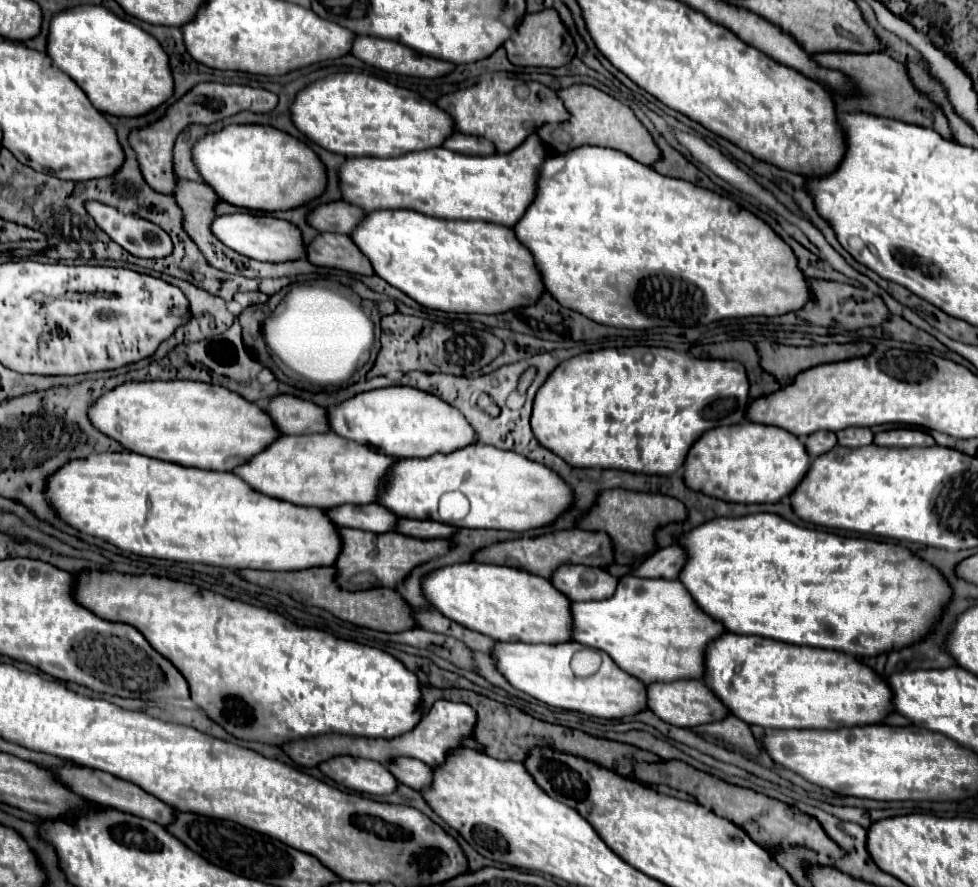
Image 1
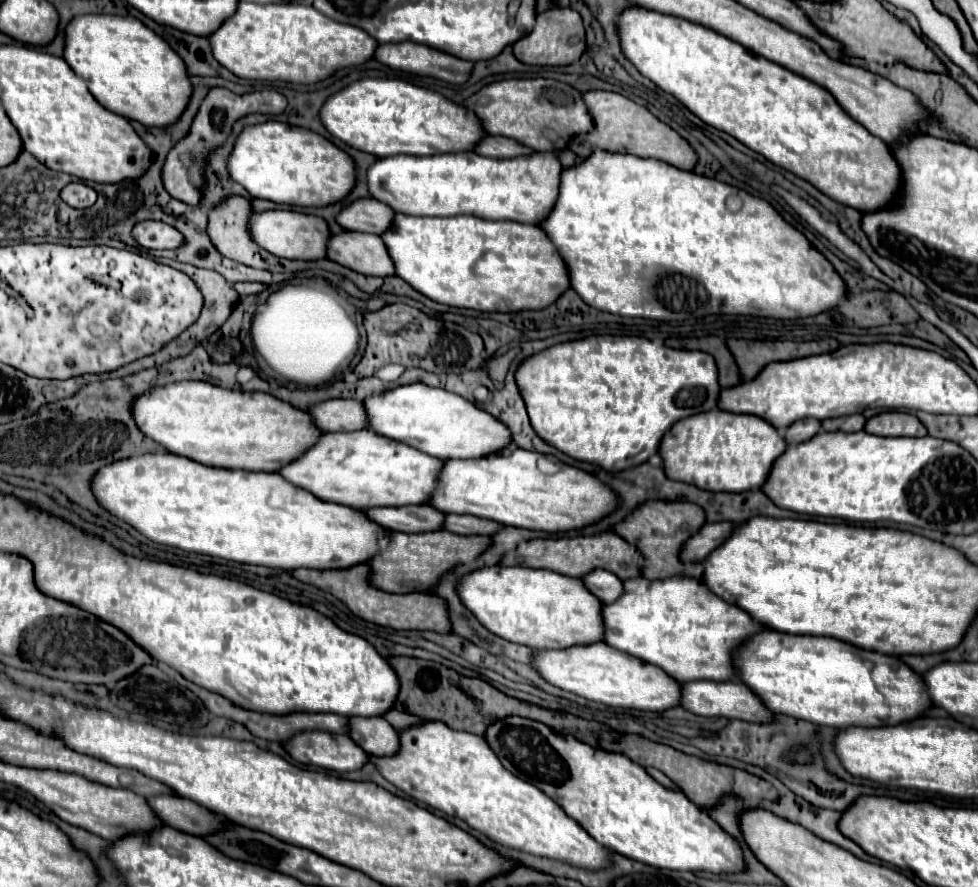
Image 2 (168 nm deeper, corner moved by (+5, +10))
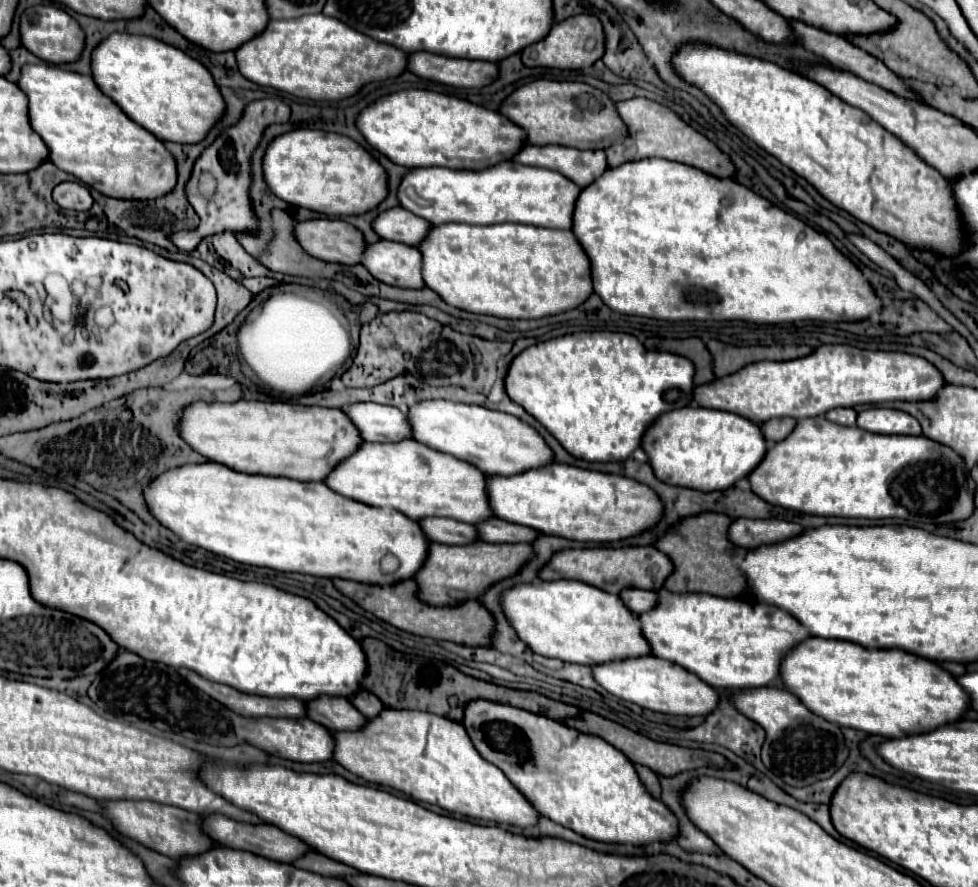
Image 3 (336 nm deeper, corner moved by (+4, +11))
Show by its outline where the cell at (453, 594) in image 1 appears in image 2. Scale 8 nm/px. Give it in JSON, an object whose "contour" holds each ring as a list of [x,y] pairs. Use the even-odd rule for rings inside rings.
{"contour":[[[485,566],[473,572],[467,572],[457,582],[457,594],[465,608],[489,628],[489,632],[517,642],[529,648],[567,648],[575,644],[591,644],[603,638],[603,624],[599,606],[601,602],[585,590],[581,580],[561,576],[551,570],[535,570],[535,568],[521,568],[521,566]]]}

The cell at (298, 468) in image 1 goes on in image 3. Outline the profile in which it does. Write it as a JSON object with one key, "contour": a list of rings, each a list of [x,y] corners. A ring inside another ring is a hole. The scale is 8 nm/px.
{"contour":[[[406,439],[400,443],[364,443],[352,457],[342,461],[324,483],[344,497],[362,501],[372,507],[392,507],[414,521],[424,517],[448,517],[454,521],[478,525],[494,517],[486,491],[486,475],[478,471],[478,467],[448,453],[434,451],[432,447],[426,447],[414,439]]]}

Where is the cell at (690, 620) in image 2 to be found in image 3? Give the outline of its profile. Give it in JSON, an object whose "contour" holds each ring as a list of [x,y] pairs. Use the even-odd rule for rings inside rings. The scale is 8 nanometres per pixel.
{"contour":[[[666,589],[658,595],[658,607],[640,615],[652,655],[682,665],[716,689],[748,689],[774,683],[782,655],[802,639],[812,637],[802,623],[776,605],[696,593],[676,595]]]}

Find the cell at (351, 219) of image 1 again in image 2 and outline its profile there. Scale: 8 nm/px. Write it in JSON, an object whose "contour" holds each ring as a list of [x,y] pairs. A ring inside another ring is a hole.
{"contour":[[[359,198],[345,206],[337,216],[335,222],[343,226],[345,230],[357,230],[357,232],[371,232],[381,234],[391,226],[393,210],[373,198]]]}

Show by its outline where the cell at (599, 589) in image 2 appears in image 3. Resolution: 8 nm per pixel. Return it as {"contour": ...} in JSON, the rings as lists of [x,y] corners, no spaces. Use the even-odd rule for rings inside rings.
{"contour":[[[624,589],[620,593],[626,607],[630,607],[634,613],[646,613],[658,605],[658,593],[656,591],[644,591],[644,589]]]}

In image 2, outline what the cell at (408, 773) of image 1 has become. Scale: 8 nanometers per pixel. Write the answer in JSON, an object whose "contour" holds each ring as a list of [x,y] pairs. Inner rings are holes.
{"contour":[[[351,718],[349,736],[373,756],[393,756],[399,750],[399,732],[385,718]]]}

